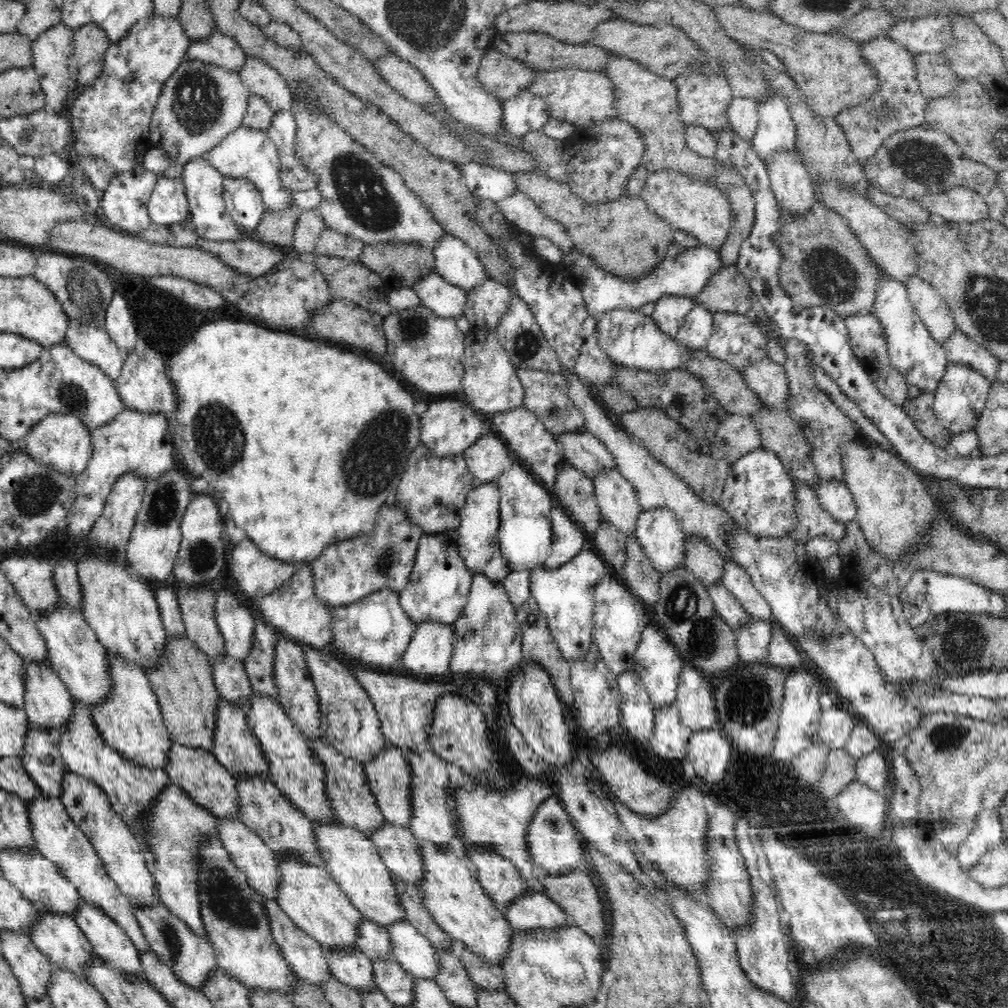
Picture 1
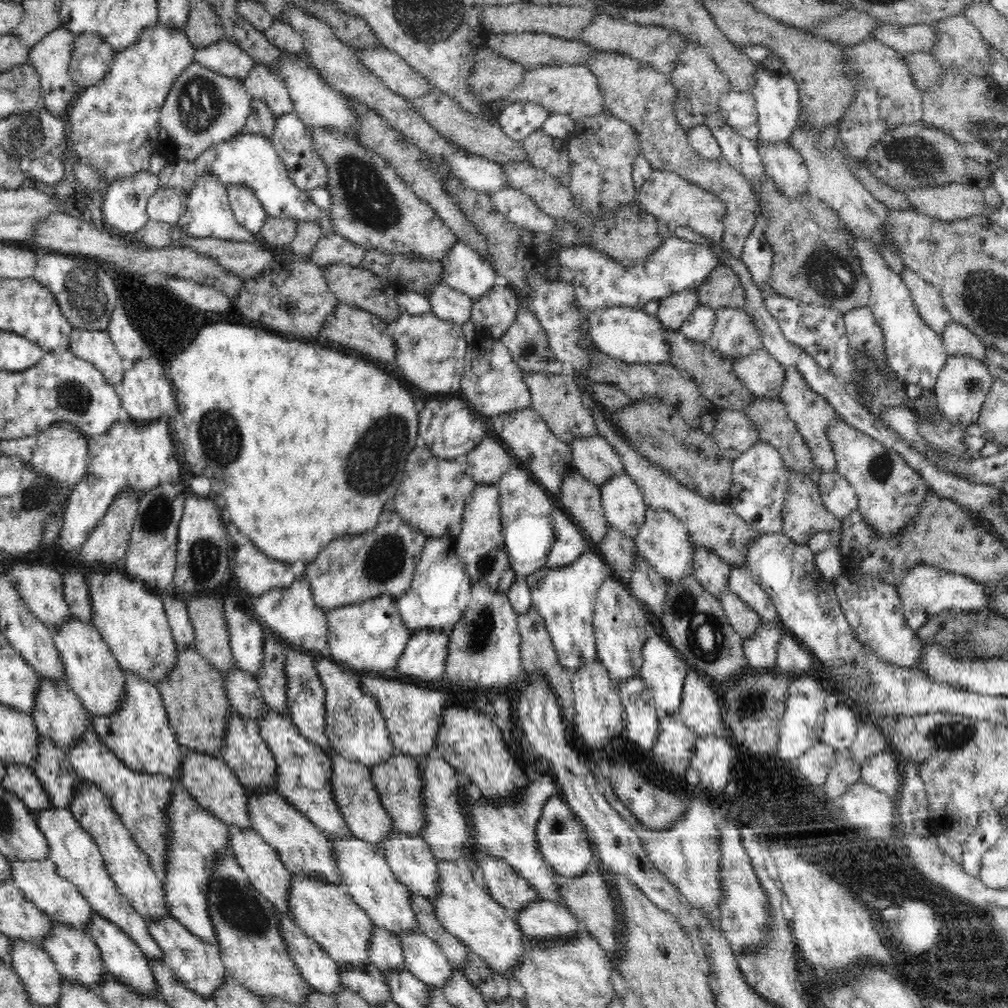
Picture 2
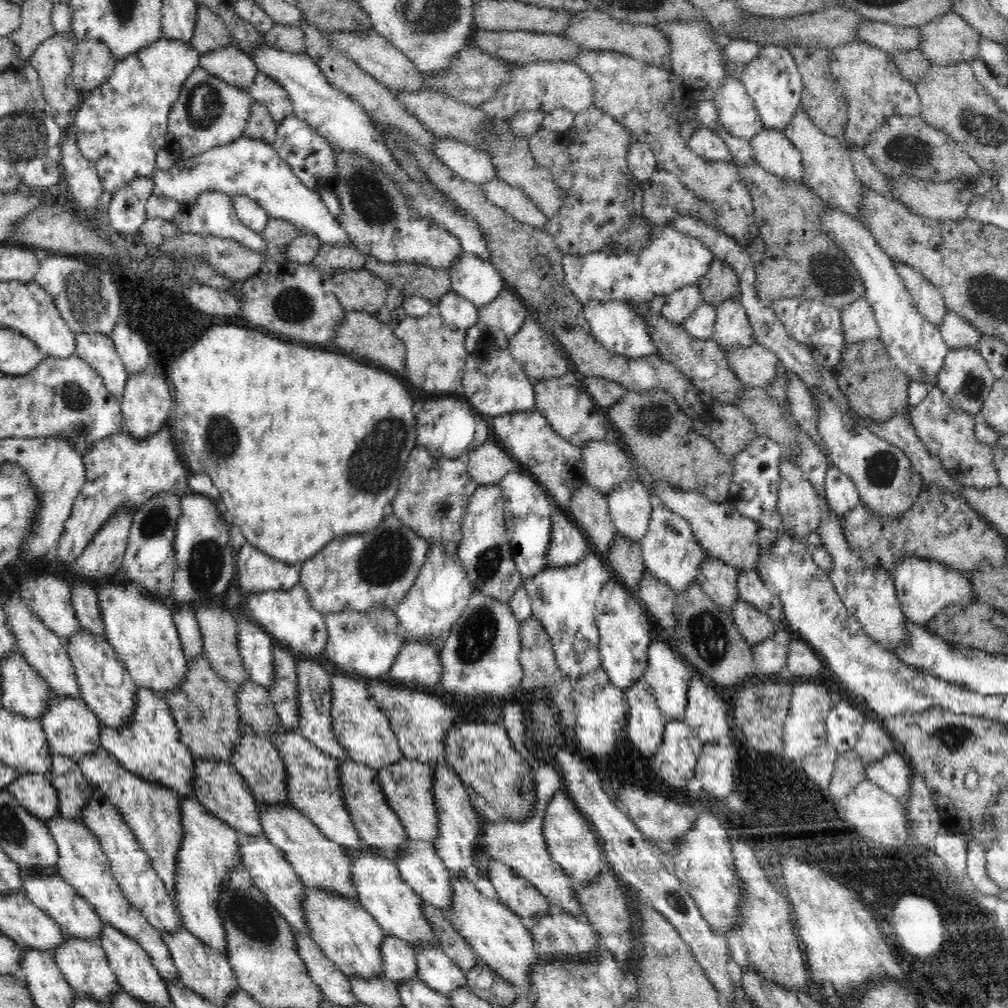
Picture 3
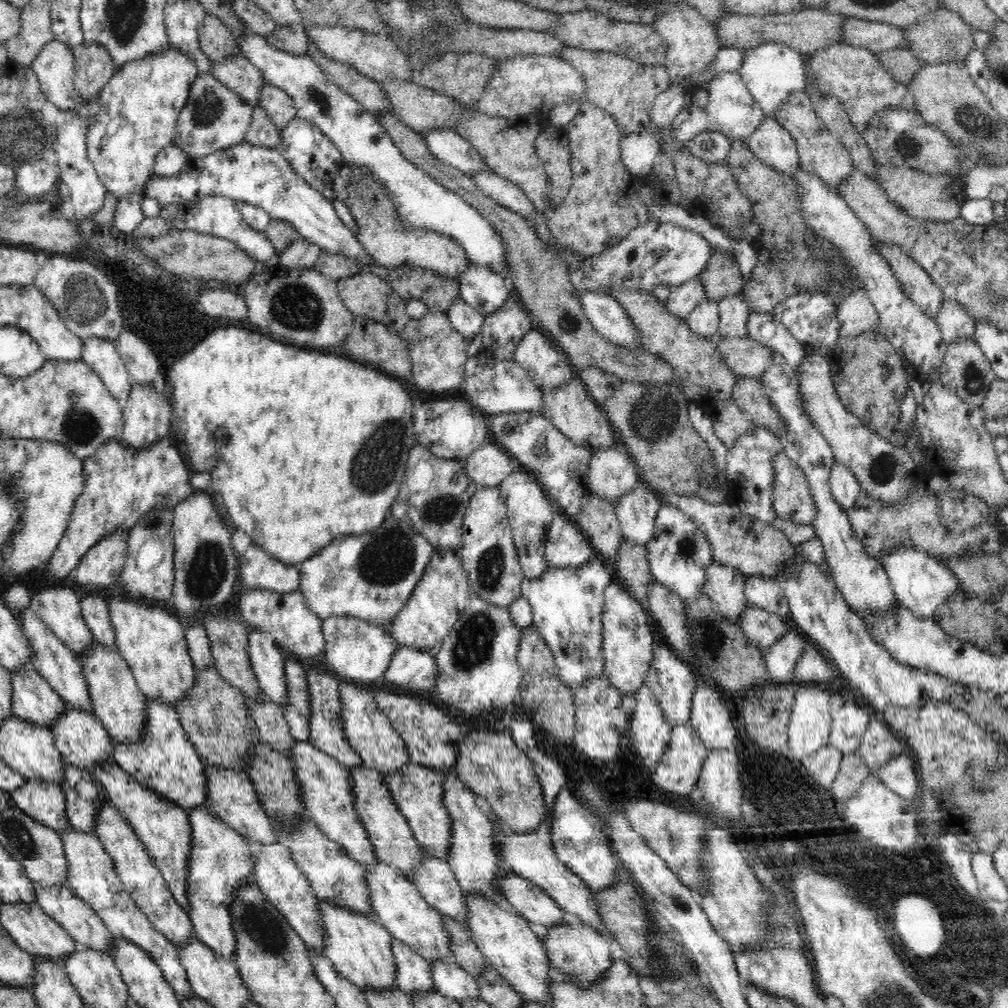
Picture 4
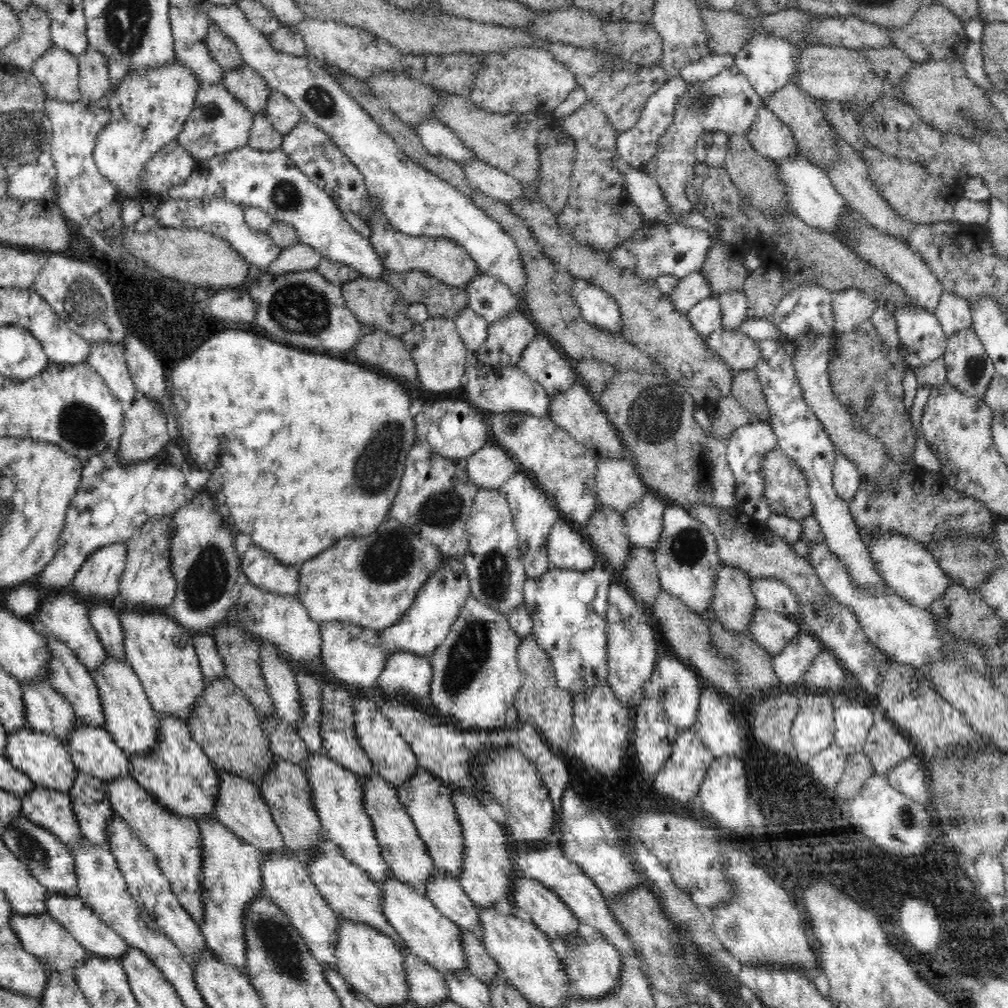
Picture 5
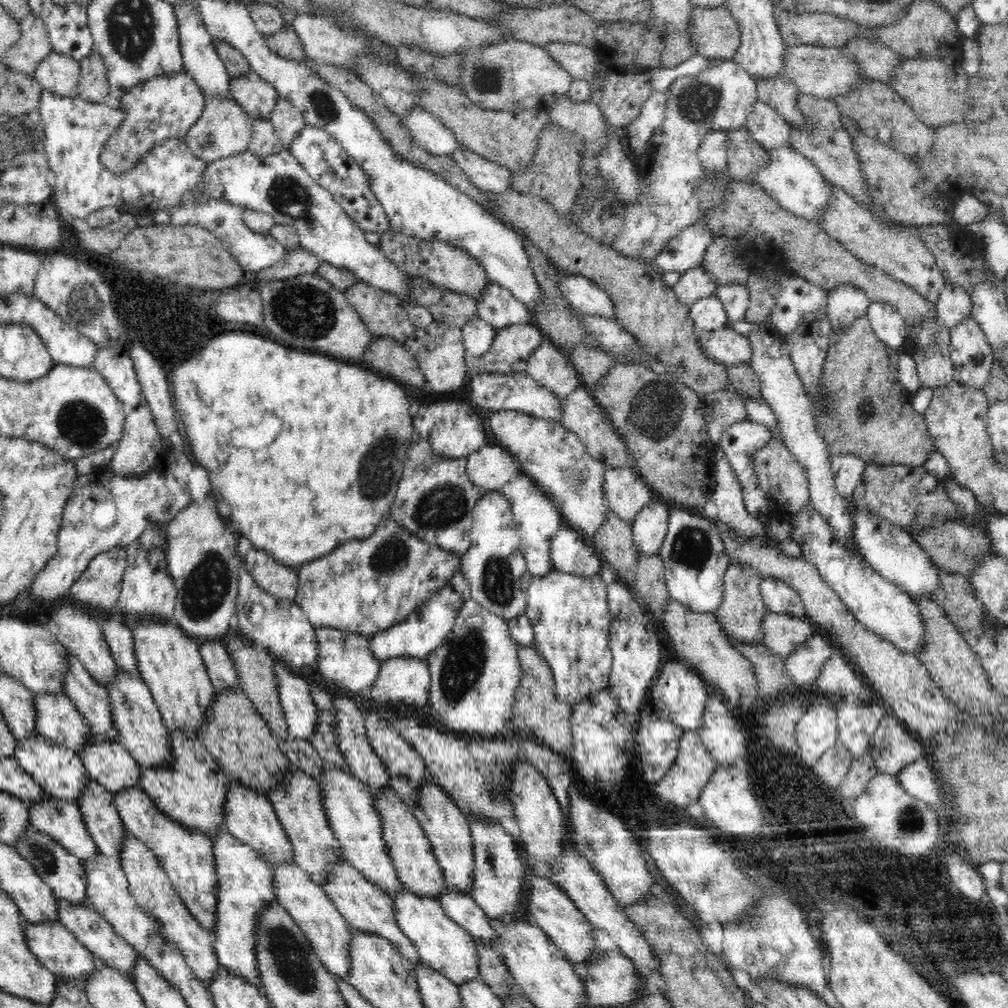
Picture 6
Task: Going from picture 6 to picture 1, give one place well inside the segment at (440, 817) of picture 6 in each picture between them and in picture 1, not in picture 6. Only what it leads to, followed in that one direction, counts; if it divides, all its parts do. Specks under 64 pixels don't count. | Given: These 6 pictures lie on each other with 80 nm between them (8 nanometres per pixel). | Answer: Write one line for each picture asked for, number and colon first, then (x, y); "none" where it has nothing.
1: (389, 775)
2: (398, 781)
3: (408, 786)
4: (418, 791)
5: (429, 802)

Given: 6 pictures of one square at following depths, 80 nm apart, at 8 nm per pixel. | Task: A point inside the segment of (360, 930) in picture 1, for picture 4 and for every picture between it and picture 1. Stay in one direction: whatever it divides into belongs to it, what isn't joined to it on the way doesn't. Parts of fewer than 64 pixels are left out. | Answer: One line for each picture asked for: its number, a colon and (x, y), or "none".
2: (384, 950)
3: (398, 961)
4: (412, 974)

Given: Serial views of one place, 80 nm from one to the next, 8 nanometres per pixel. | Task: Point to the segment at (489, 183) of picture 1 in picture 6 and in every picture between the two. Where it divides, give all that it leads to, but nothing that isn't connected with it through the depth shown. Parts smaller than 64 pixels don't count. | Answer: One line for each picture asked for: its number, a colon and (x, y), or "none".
2: (478, 173)
3: (469, 163)
4: (447, 145)
5: (440, 140)
6: (431, 133)

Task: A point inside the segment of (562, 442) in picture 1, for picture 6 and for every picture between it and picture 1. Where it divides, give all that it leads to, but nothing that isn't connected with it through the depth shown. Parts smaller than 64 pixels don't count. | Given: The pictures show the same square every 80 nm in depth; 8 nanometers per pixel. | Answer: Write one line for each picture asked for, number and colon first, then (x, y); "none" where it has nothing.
2: (594, 459)
3: (605, 464)
4: (611, 473)
5: (618, 485)
6: (626, 493)

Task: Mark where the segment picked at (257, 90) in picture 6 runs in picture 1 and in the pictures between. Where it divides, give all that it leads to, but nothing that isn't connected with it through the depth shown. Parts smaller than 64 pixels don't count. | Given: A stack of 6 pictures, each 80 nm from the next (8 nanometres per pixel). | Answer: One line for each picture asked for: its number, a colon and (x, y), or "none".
1: (217, 49)
2: (224, 56)
3: (229, 63)
4: (236, 72)
5: (246, 84)

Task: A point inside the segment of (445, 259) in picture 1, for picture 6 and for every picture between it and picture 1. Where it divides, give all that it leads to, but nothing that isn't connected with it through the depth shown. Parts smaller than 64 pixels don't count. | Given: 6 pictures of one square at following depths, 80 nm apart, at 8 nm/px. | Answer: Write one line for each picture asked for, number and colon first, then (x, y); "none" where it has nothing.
2: (464, 269)
3: (477, 280)
4: (485, 290)
5: (490, 298)
6: (497, 307)

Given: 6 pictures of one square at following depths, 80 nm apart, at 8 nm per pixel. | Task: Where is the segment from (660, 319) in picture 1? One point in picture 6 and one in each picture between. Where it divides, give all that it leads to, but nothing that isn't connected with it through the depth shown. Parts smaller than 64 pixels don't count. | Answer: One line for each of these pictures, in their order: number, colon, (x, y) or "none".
2: (674, 310)
3: (681, 304)
4: (684, 299)
5: (694, 288)
6: (696, 283)

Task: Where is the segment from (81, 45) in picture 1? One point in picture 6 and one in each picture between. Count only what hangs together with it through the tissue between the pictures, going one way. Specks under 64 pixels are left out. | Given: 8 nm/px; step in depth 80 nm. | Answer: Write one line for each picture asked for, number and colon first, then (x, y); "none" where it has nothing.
2: (91, 58)
3: (93, 62)
4: (94, 67)
5: (94, 81)
6: (94, 85)

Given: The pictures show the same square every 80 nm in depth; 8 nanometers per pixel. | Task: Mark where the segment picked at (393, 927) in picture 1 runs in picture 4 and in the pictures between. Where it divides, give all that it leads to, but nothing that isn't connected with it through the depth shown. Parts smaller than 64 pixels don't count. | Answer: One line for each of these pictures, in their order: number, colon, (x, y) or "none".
2: (423, 958)
3: (434, 967)
4: (451, 980)

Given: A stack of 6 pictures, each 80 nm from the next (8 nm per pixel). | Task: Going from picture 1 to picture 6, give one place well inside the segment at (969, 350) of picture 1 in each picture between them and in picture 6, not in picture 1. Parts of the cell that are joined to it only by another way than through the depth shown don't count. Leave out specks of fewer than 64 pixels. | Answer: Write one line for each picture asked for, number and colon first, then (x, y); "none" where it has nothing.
2: (958, 341)
3: (957, 333)
4: (955, 324)
5: (953, 312)
6: (954, 305)

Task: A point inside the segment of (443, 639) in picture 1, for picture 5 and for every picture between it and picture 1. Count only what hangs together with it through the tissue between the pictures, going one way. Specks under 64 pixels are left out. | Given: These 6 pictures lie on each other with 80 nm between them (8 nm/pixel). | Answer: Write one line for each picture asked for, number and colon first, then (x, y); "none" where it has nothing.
2: (424, 659)
3: (417, 665)
4: (412, 670)
5: (408, 676)

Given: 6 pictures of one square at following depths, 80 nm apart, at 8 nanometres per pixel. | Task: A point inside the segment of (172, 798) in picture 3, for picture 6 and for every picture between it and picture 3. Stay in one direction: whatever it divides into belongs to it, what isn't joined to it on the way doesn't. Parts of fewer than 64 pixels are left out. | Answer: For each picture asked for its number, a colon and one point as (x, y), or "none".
4: (163, 828)
5: (175, 840)
6: (186, 855)

